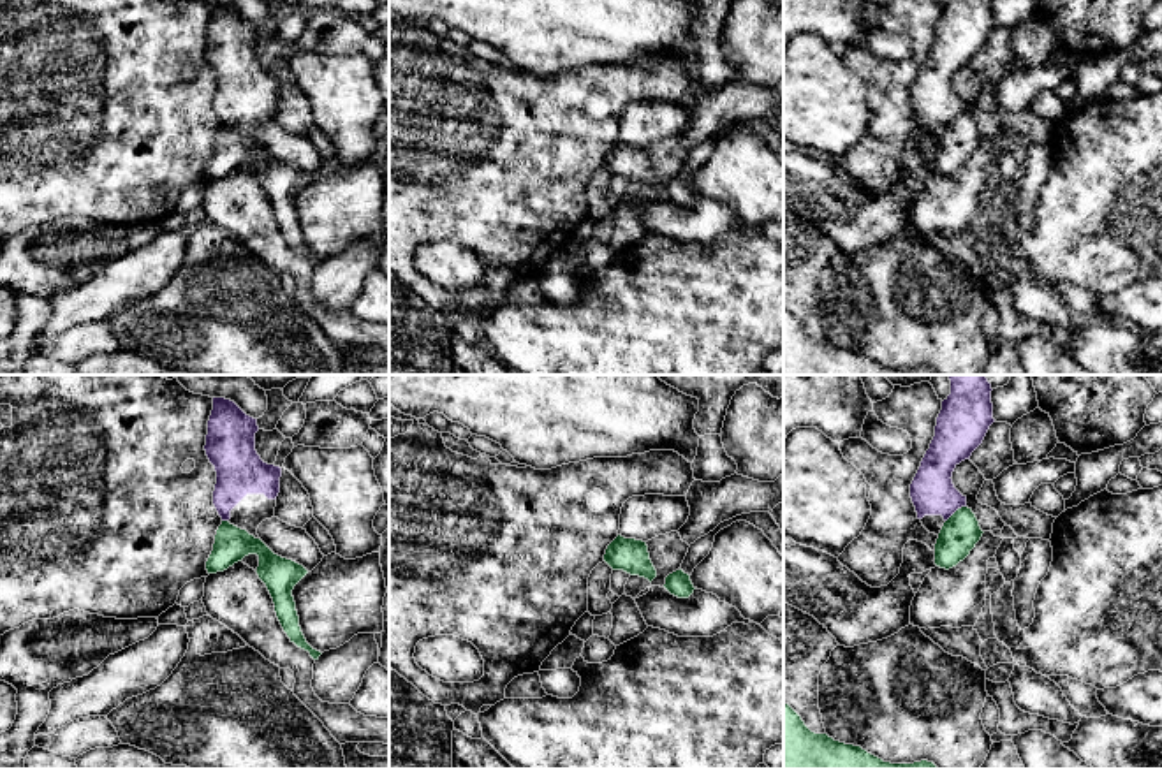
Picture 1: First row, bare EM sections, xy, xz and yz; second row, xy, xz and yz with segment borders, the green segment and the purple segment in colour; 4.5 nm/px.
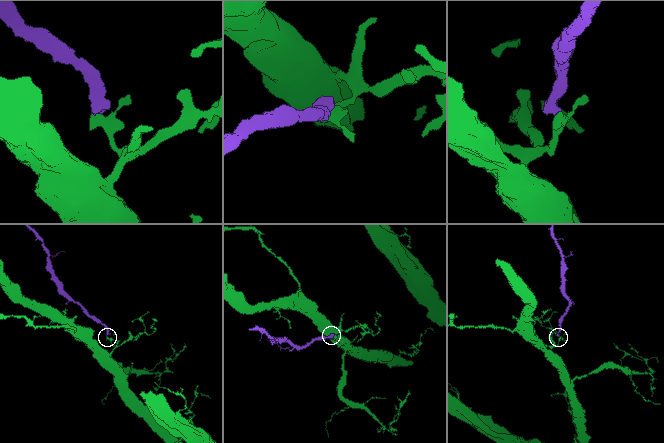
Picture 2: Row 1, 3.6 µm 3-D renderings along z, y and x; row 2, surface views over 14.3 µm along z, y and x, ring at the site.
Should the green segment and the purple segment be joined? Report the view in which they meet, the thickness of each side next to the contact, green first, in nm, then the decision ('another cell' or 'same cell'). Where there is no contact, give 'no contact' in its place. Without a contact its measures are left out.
yz | 170/200 nm | another cell

